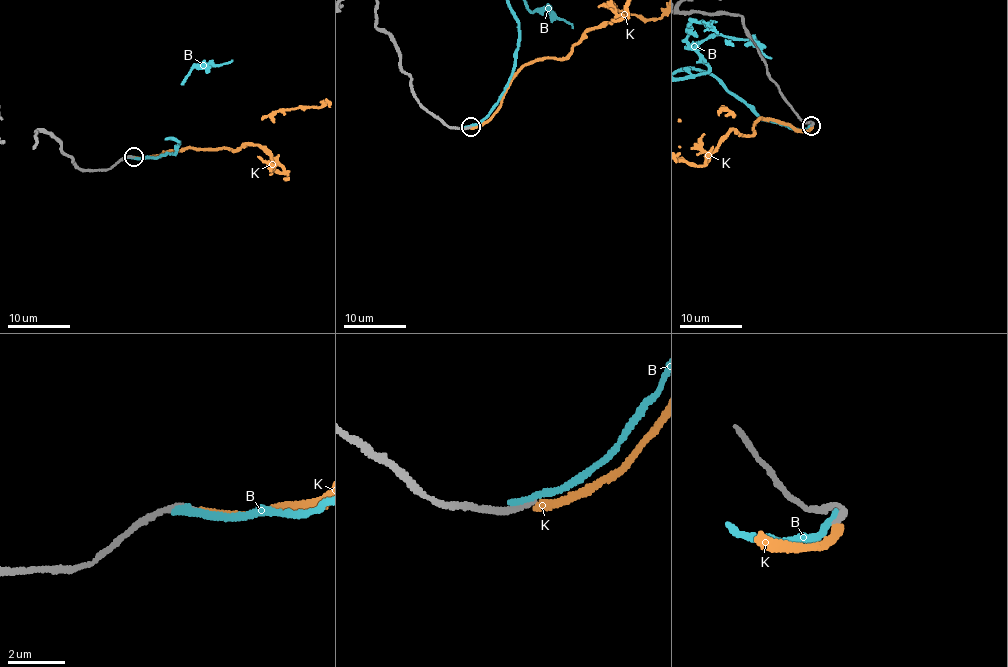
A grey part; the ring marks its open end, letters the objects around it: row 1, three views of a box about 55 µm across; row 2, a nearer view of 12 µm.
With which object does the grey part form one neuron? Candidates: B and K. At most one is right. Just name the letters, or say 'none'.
none

